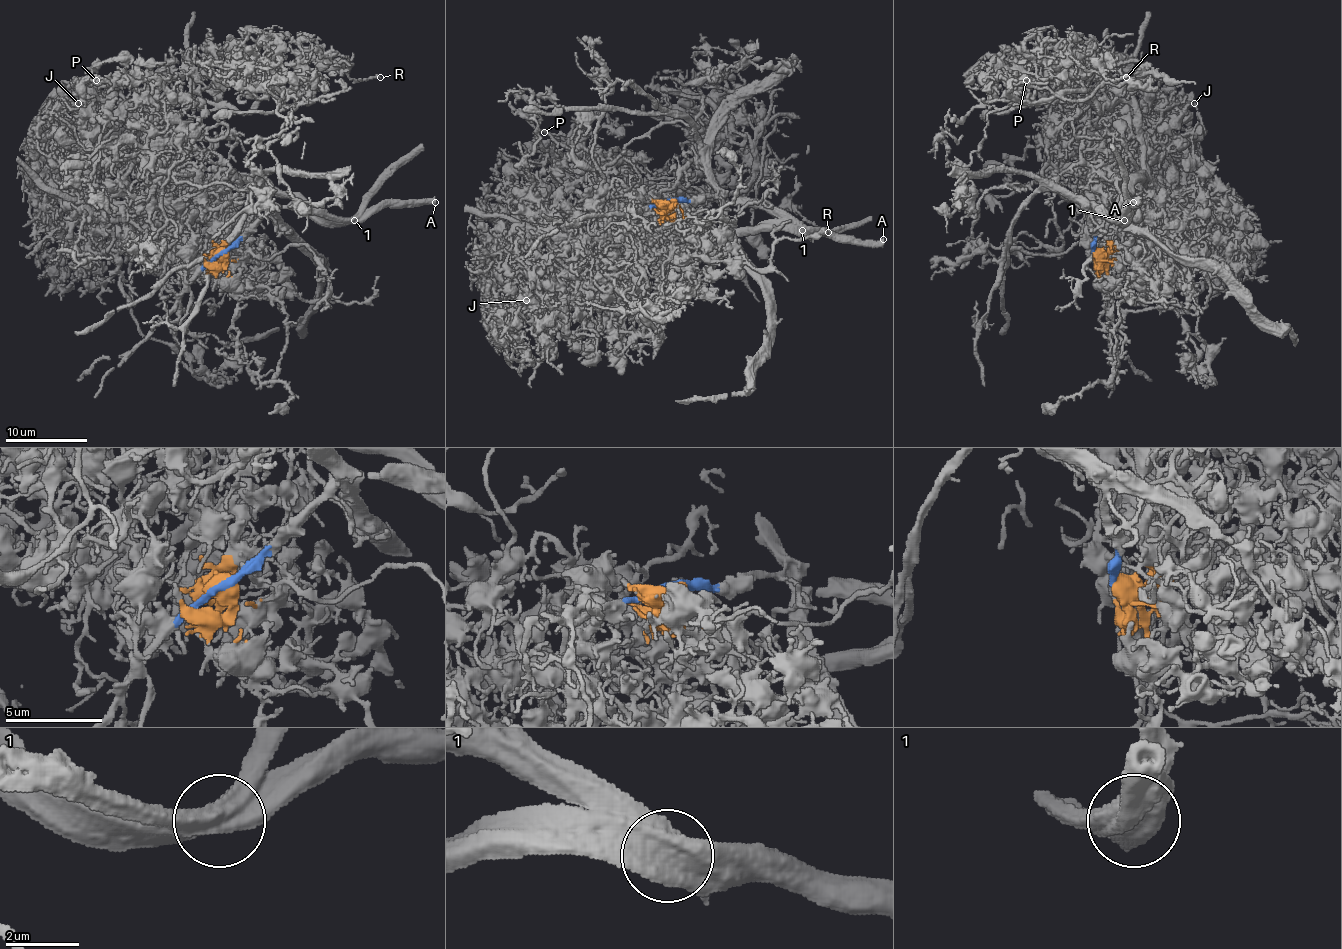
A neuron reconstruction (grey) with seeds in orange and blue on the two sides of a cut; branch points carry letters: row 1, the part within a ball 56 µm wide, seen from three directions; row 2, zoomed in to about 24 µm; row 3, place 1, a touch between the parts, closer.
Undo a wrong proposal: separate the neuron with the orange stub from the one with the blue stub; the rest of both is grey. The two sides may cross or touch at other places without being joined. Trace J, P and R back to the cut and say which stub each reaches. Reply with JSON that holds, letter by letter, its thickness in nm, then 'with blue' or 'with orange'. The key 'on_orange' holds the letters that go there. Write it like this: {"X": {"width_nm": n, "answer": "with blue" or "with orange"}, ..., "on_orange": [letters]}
{"J": {"width_nm": 220, "answer": "with orange"}, "P": {"width_nm": 140, "answer": "with orange"}, "R": {"width_nm": 220, "answer": "with orange"}, "on_orange": ["J", "P", "R"]}

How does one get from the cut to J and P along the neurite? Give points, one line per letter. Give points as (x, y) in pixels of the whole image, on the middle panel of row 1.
J: (669, 201), (671, 216), (626, 224), (611, 259), (593, 263), (562, 306), (525, 300)
P: (669, 201), (671, 216), (624, 195), (572, 197), (552, 214), (513, 177), (544, 132)

